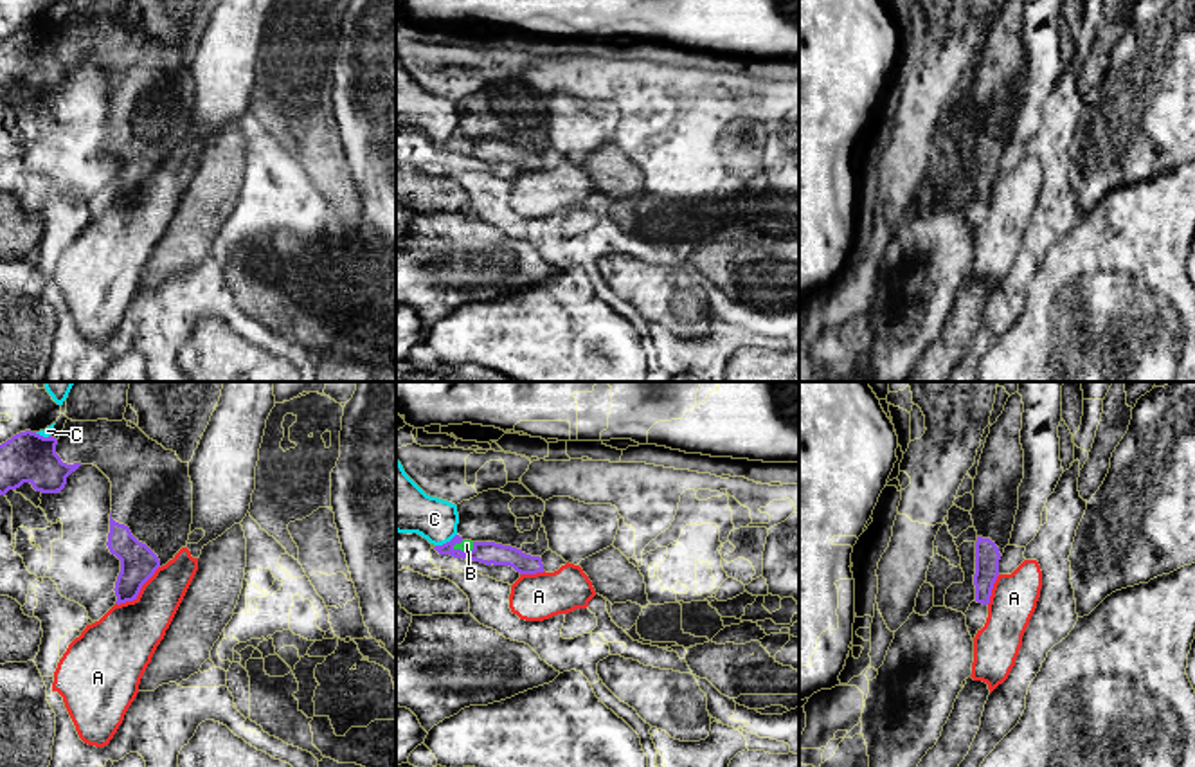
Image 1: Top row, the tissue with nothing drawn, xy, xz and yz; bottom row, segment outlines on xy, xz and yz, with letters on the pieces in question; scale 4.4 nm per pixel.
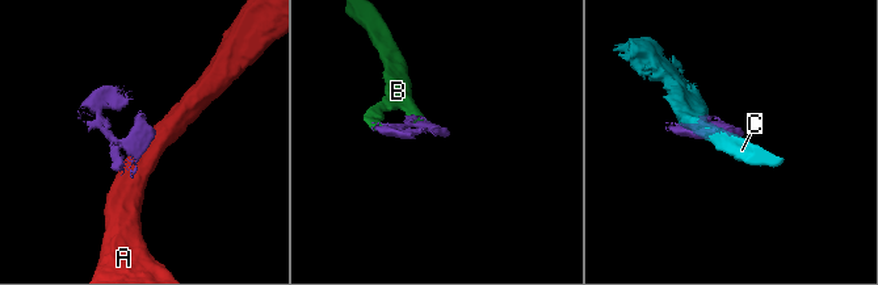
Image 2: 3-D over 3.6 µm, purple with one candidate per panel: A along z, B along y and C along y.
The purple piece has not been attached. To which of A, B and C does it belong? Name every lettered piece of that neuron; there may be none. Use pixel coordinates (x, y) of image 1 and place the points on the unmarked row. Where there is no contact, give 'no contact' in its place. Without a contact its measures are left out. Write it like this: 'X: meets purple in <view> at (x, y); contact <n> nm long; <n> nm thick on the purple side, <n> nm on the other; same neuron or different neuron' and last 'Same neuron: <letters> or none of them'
A: meets purple in xy at (139, 188); contact 260 nm long; 160 nm thick on the purple side, 300 nm on the other; different neuron
B: meets purple in xz at (465, 148); contact 110 nm long; 100 nm thick on the purple side, 50 nm on the other; same neuron
C: meets purple in xz at (447, 139); contact 110 nm long; 100 nm thick on the purple side, 220 nm on the other; different neuron
Same neuron: B

